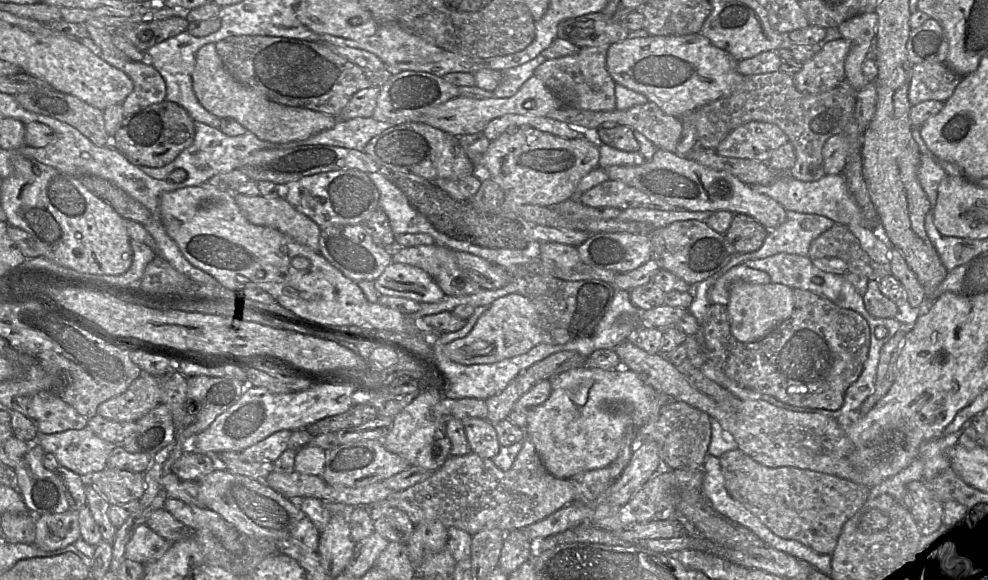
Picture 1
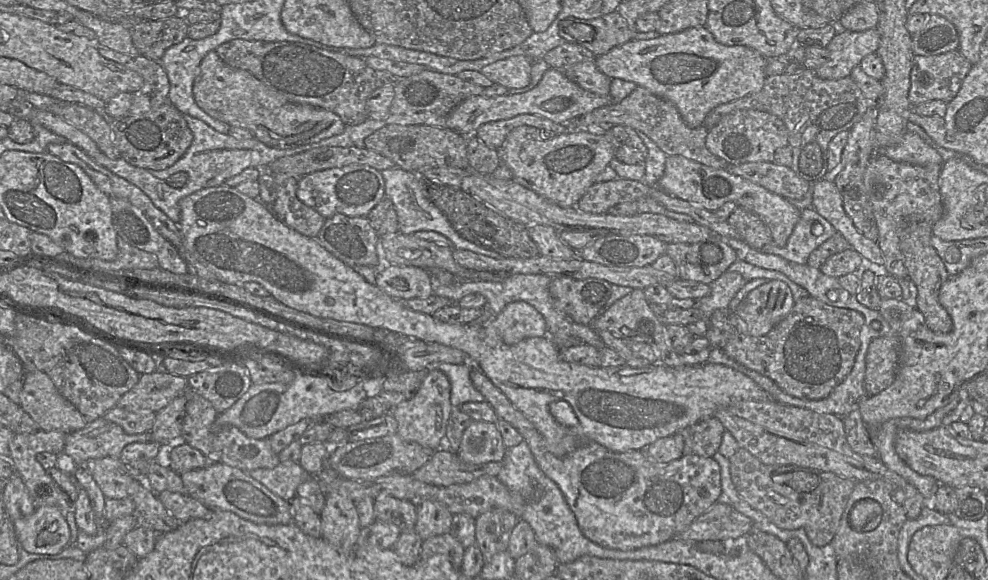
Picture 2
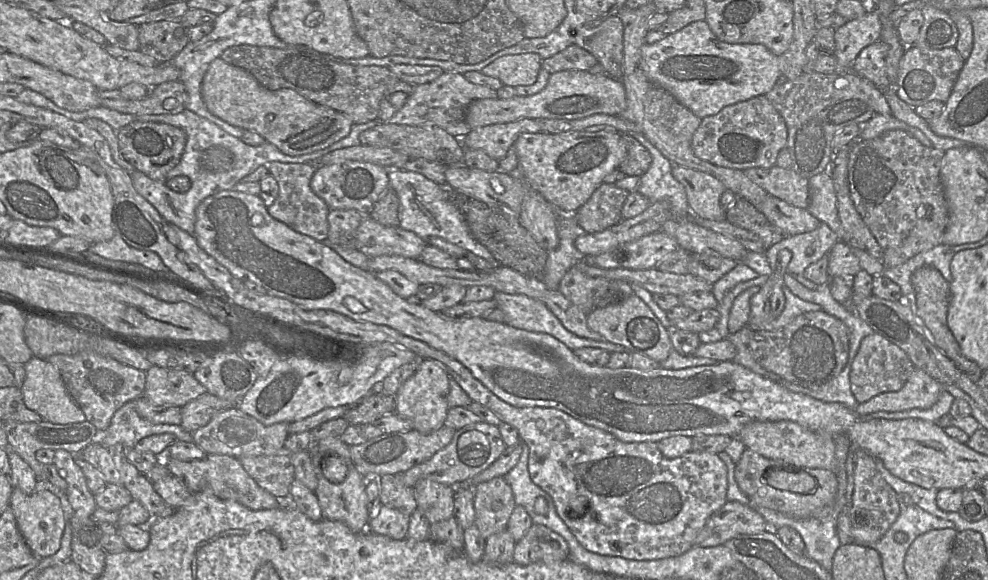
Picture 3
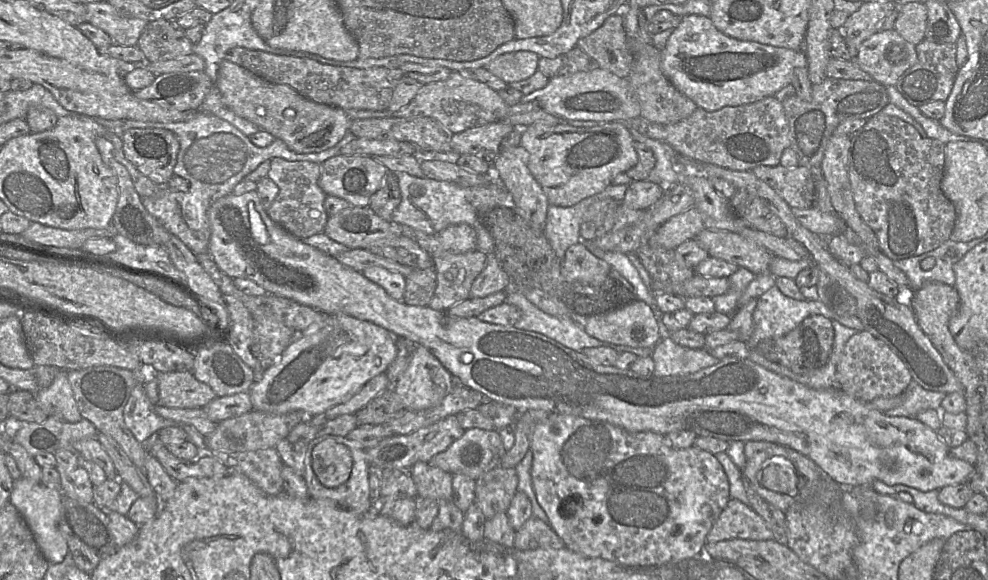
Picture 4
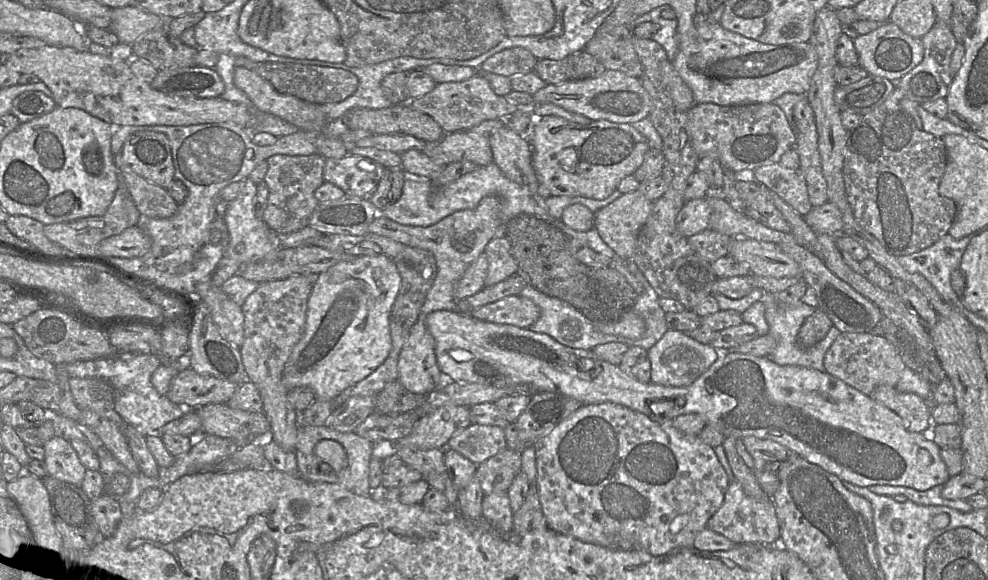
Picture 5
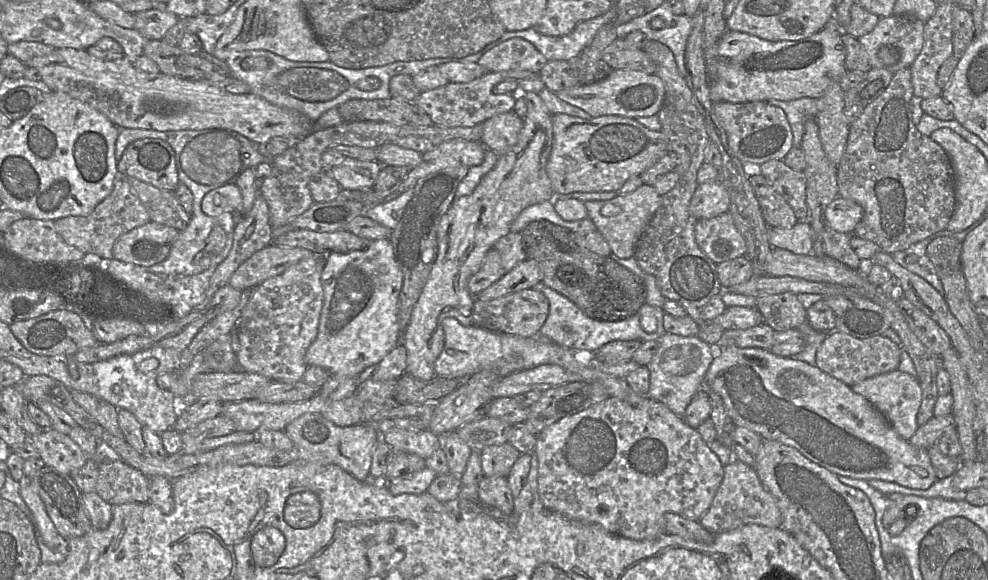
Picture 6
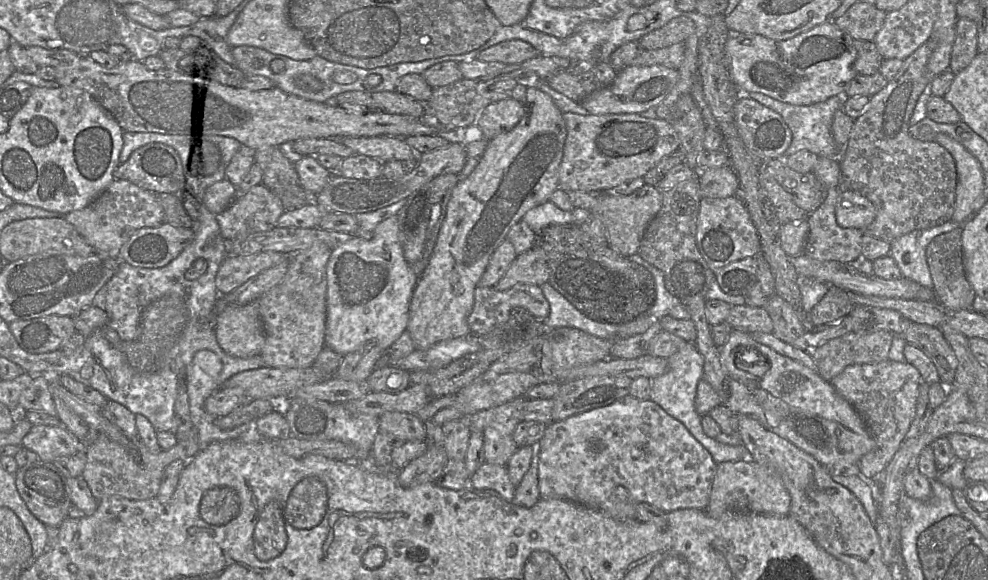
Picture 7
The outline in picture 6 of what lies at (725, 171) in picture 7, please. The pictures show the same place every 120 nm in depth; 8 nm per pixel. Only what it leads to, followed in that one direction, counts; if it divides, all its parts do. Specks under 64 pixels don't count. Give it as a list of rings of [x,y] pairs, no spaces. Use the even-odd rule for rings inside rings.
[[[720,180],[698,185],[689,204],[695,219],[709,219],[729,211],[730,197]]]

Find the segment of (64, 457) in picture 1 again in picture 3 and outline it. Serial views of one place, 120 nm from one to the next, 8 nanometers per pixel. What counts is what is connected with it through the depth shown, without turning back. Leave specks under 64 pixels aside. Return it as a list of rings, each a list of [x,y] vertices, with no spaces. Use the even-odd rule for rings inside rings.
[[[129,401],[114,413],[108,428],[100,433],[98,443],[106,447],[122,444],[125,448],[133,448],[139,440],[163,433],[171,433],[177,440],[193,442],[192,433],[180,425],[153,424],[144,420],[137,413],[134,402]]]

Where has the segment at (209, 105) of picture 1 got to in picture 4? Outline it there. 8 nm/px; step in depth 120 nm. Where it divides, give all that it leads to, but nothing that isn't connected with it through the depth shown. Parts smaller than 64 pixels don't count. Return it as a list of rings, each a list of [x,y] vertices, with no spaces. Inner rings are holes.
[[[229,61],[221,62],[214,86],[229,110],[282,140],[293,152],[320,153],[334,147],[349,132],[351,119],[343,109],[316,103],[288,85],[268,82]]]

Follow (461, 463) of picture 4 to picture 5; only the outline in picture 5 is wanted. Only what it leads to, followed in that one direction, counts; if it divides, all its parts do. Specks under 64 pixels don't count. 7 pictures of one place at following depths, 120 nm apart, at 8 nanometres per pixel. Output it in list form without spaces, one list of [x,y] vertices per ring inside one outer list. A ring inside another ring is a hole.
[[[471,424],[453,436],[448,441],[445,449],[457,451],[478,466],[506,448],[507,442],[503,428],[491,425]]]

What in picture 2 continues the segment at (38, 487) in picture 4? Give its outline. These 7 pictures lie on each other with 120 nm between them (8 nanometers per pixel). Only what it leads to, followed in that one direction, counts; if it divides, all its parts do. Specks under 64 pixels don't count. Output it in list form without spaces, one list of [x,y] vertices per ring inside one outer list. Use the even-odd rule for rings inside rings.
[[[41,506],[25,518],[14,521],[19,544],[29,553],[58,554],[70,539],[69,525],[61,507]]]

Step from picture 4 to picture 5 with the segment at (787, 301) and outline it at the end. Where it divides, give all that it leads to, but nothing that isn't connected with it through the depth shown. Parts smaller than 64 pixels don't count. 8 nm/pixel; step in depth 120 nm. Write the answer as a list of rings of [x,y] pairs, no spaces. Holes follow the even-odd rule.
[[[764,292],[761,301],[765,306],[765,319],[769,327],[768,334],[776,340],[775,349],[772,351],[771,354],[769,354],[766,357],[768,357],[774,363],[782,366],[793,365],[811,368],[815,370],[823,369],[824,356],[830,348],[830,346],[832,345],[832,343],[835,341],[835,336],[838,333],[836,327],[833,325],[828,331],[827,335],[814,346],[806,349],[801,348],[796,341],[797,334],[803,322],[814,313],[816,308],[809,306],[804,302],[801,302],[797,305],[781,305],[777,301],[776,294],[769,294]]]

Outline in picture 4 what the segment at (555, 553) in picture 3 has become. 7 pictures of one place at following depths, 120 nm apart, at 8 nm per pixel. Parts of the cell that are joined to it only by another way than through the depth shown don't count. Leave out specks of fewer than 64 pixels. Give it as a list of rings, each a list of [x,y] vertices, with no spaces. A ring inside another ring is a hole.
[[[532,516],[516,531],[514,547],[525,551],[538,548],[561,549],[566,545],[550,525]]]

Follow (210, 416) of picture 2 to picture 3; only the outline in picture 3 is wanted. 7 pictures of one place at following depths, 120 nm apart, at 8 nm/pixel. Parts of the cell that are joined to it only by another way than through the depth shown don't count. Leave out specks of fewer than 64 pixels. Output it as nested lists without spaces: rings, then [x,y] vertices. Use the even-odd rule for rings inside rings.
[[[234,407],[215,414],[205,426],[192,433],[192,439],[205,454],[228,455],[237,459],[244,456],[273,455],[284,451],[284,443],[289,435],[288,424],[279,422],[264,425]]]

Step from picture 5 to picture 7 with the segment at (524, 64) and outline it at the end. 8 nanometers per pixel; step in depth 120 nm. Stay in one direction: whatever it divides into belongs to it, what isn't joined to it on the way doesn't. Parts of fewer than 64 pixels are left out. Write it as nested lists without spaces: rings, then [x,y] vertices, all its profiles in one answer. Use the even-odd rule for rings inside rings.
[[[512,39],[500,42],[478,54],[476,58],[482,62],[502,62],[505,64],[520,64],[540,55],[529,43]]]

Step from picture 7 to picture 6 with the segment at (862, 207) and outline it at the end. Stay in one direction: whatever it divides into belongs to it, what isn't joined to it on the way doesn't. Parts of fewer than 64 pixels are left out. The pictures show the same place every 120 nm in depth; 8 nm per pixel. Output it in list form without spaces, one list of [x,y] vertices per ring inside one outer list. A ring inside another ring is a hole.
[[[837,196],[825,210],[826,226],[831,229],[853,234],[856,225],[864,215],[863,208],[856,202]]]

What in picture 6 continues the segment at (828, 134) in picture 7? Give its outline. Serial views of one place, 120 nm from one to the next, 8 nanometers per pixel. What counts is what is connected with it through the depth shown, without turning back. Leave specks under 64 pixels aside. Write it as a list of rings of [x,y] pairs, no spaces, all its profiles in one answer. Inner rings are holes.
[[[804,97],[791,101],[769,100],[770,105],[780,107],[790,124],[794,147],[799,147],[804,135],[804,123],[808,118],[815,118],[818,113],[818,99]]]

